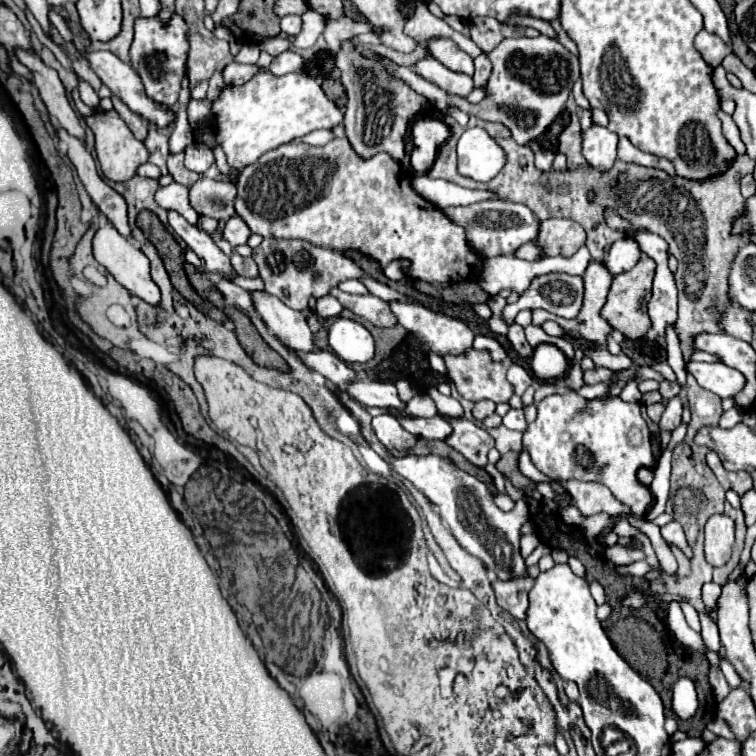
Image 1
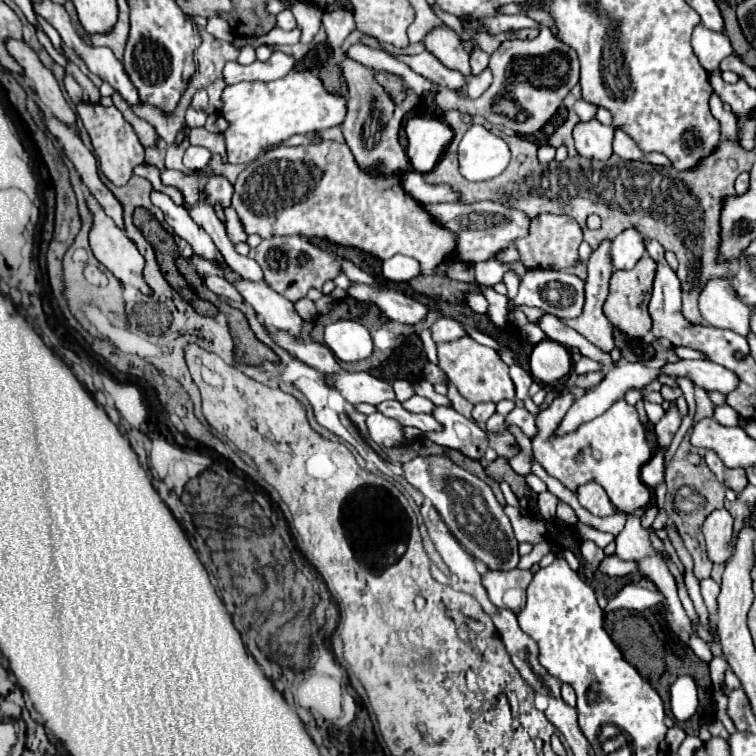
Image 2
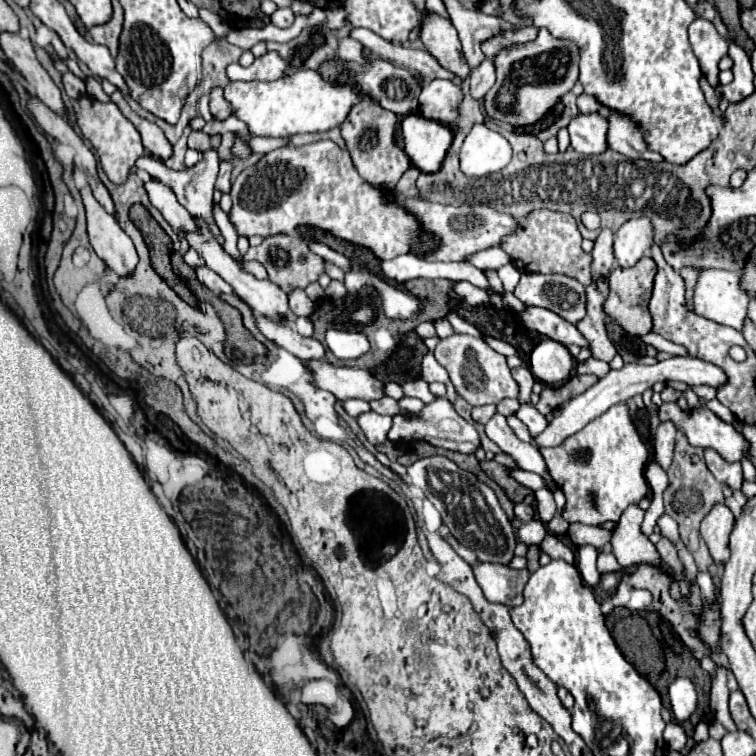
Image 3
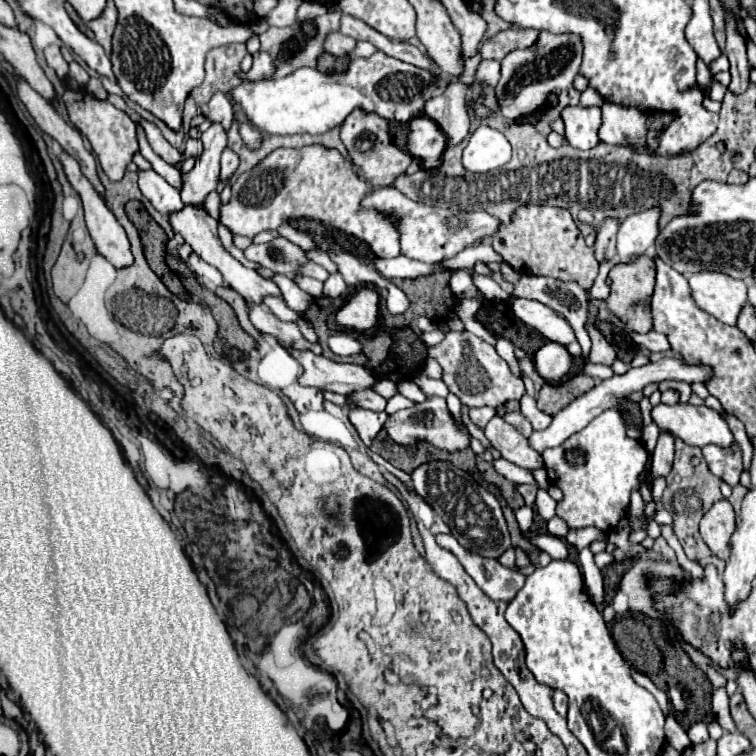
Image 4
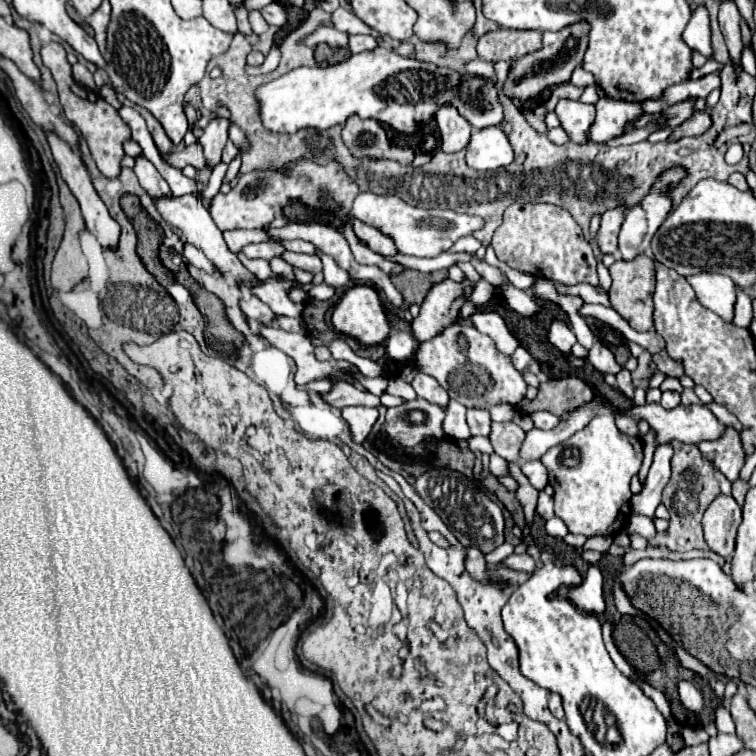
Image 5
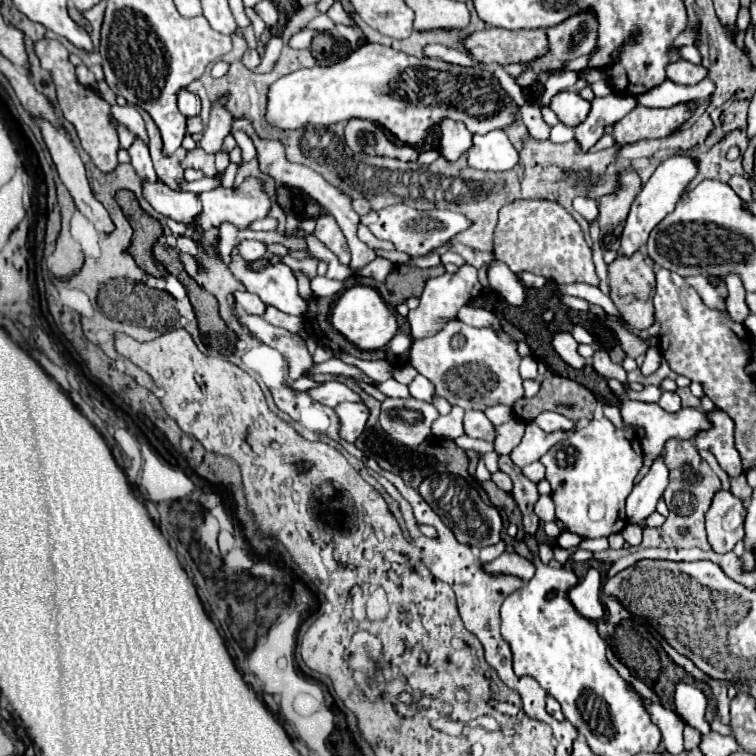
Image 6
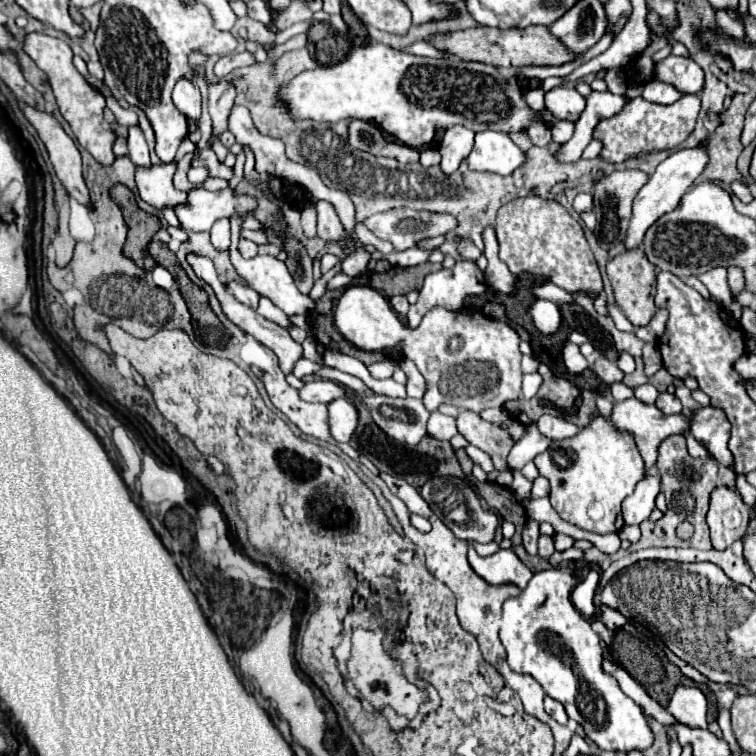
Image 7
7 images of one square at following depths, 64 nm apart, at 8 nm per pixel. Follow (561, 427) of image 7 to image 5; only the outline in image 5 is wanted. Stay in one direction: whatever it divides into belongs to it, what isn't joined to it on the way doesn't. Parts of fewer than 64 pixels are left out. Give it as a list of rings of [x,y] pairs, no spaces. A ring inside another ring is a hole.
[[[534,412],[530,418],[532,418],[534,426],[540,430],[548,430],[548,428],[554,428],[558,424],[558,416],[554,416],[550,412]]]

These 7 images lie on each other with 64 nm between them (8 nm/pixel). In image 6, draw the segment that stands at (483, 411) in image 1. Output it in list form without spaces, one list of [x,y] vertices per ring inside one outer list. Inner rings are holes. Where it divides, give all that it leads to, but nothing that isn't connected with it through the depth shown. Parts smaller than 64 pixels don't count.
[[[466,410],[464,430],[470,438],[484,438],[488,442],[494,440],[494,424],[480,410]]]

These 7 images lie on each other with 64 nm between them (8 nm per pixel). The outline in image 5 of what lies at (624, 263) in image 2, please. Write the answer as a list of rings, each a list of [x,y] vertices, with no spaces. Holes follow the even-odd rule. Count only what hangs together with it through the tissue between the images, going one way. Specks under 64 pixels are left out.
[[[680,166],[666,170],[666,172],[654,182],[652,192],[650,192],[638,206],[634,206],[632,210],[626,212],[624,224],[622,224],[620,234],[618,234],[618,250],[620,250],[622,260],[632,260],[632,258],[636,258],[638,254],[642,254],[642,252],[650,246],[652,236],[656,234],[656,230],[660,228],[660,224],[666,220],[666,216],[670,214],[670,208],[672,208],[672,202],[670,202],[670,196],[668,196],[668,188],[670,188],[672,184],[676,184],[678,180],[682,180],[682,178],[684,178],[684,170],[682,170]]]

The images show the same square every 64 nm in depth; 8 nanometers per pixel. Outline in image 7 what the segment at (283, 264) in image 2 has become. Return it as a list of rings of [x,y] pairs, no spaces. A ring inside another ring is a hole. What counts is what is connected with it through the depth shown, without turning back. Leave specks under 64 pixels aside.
[[[240,238],[240,244],[238,244],[238,250],[242,254],[242,258],[254,258],[258,254],[258,244],[254,244],[252,240],[246,240],[246,238]]]

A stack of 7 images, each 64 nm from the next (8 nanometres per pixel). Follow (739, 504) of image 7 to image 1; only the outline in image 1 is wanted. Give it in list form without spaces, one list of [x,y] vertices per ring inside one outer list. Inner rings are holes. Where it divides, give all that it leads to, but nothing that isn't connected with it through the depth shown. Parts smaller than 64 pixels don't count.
[[[716,514],[706,522],[706,542],[704,552],[706,560],[712,566],[724,566],[730,560],[734,546],[734,520]]]

